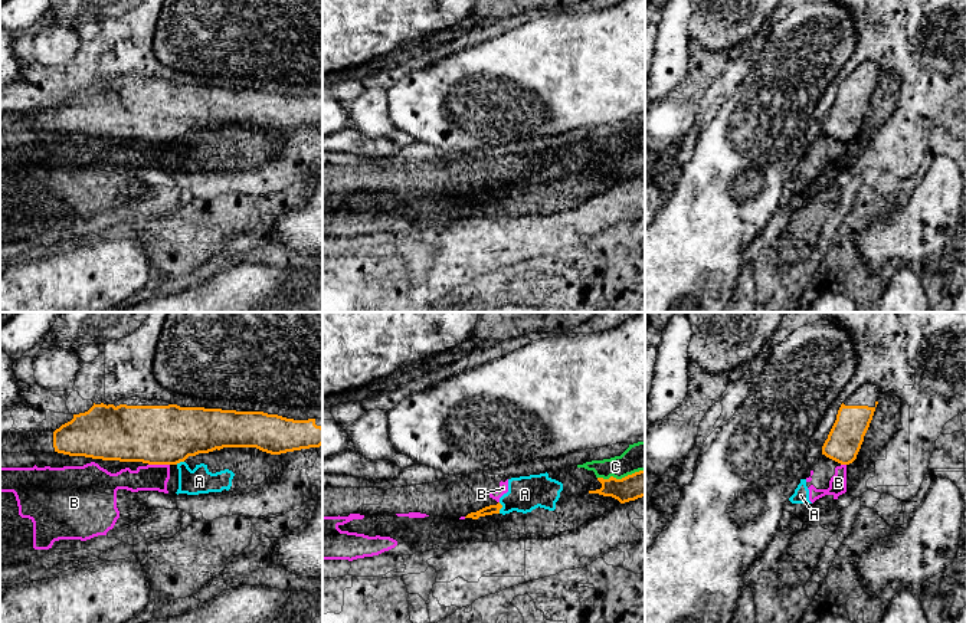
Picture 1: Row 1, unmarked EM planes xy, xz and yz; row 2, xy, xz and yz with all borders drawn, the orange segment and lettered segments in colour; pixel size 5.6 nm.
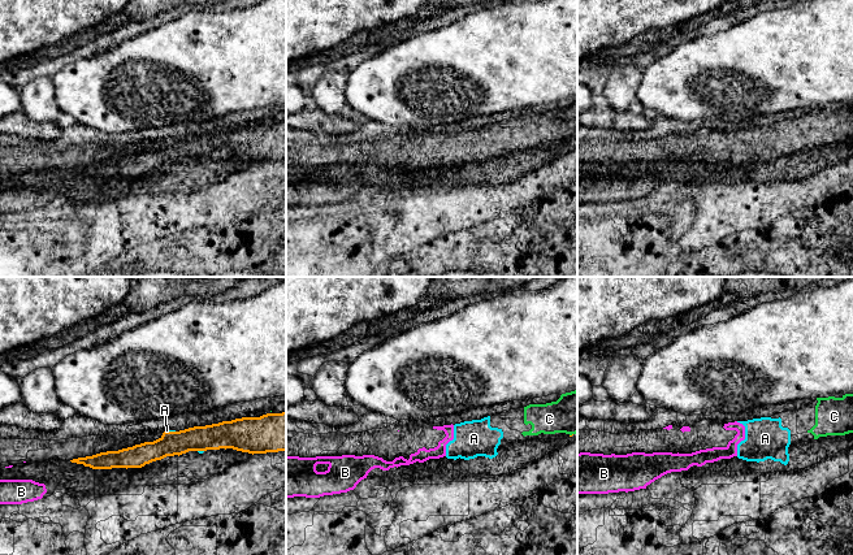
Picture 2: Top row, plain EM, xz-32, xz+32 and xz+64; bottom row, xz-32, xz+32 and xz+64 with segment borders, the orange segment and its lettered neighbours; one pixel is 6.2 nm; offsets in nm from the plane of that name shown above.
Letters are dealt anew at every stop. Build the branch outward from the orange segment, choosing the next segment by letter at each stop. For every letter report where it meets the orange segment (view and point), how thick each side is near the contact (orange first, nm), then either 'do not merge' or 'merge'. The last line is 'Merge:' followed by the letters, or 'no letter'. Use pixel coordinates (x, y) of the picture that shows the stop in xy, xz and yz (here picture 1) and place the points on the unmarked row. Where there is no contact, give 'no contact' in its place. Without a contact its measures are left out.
A: meets orange in xz at (501, 184); 50 nm thick on the orange side, 190 nm on the other; do not merge
B: meets orange in xy at (159, 141); 340 nm thick on the orange side, 140 nm on the other; do not merge
C: meets orange in xz at (622, 156); 140 nm thick on the orange side, 160 nm on the other; do not merge
Merge: no letter

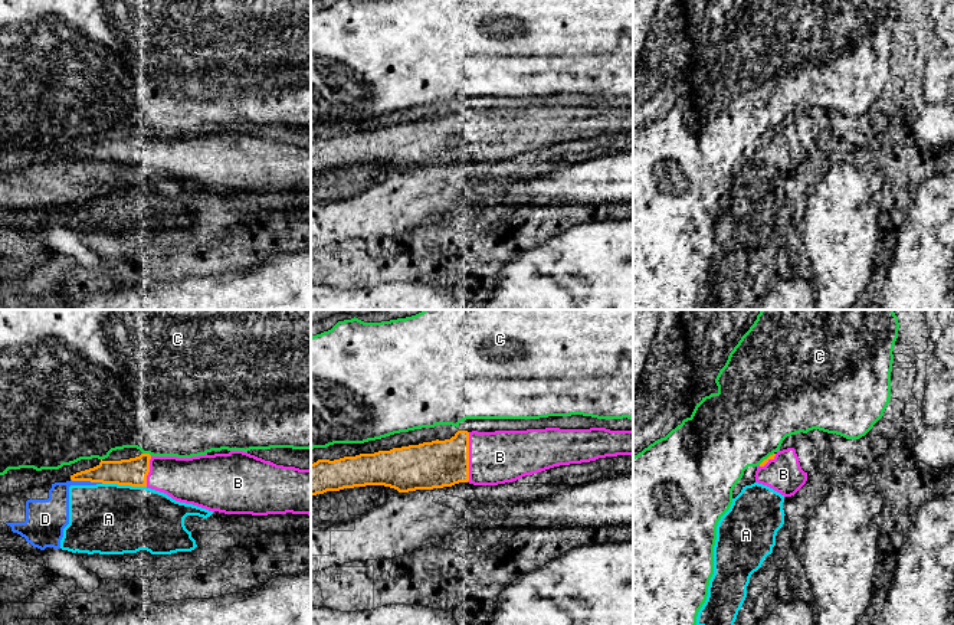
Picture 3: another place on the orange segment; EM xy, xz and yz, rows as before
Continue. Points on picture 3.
A: meets orange in xy at (124, 162); 150 nm thick on the orange side, 400 nm on the other; do not merge
B: meets orange in xz at (468, 134); 260 nm thick on the orange side, 300 nm on the other; merge
C: meets orange in xy at (147, 131); 150 nm thick on the orange side, 500 nm on the other; do not merge
D: meets orange in xy at (87, 157); 140 nm thick on the orange side, 160 nm on the other; do not merge
Merge: B

